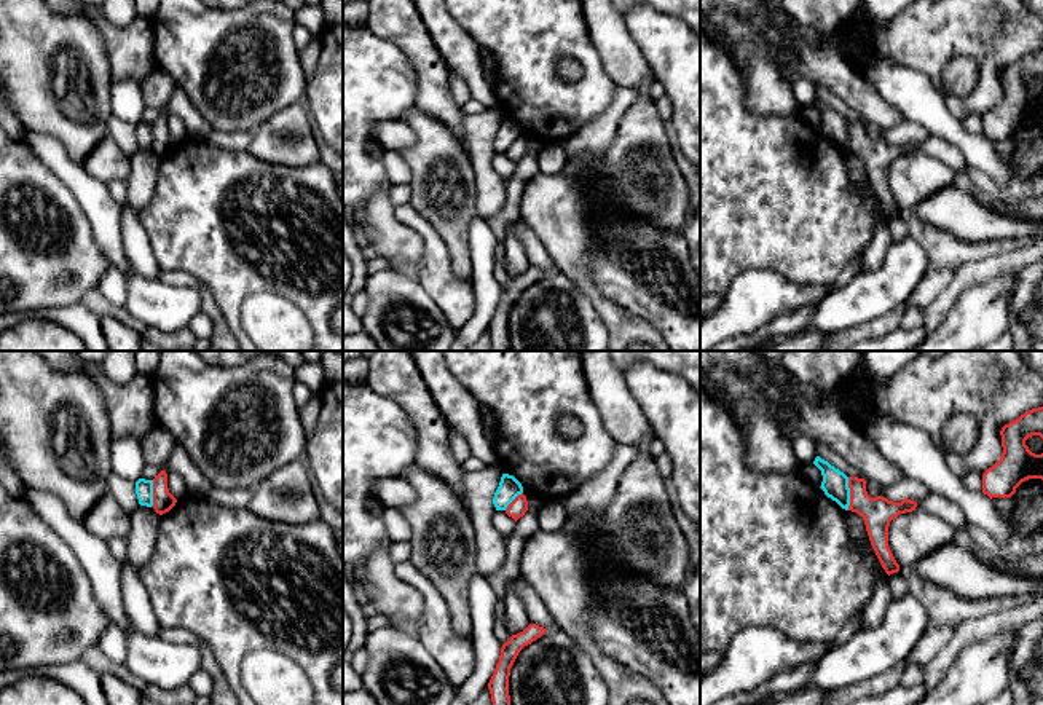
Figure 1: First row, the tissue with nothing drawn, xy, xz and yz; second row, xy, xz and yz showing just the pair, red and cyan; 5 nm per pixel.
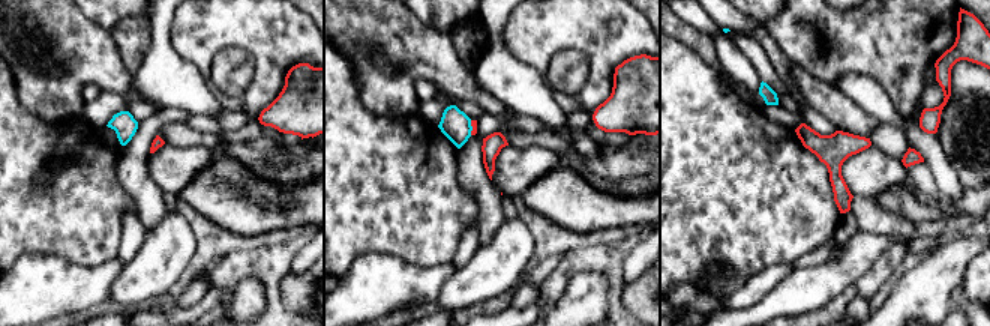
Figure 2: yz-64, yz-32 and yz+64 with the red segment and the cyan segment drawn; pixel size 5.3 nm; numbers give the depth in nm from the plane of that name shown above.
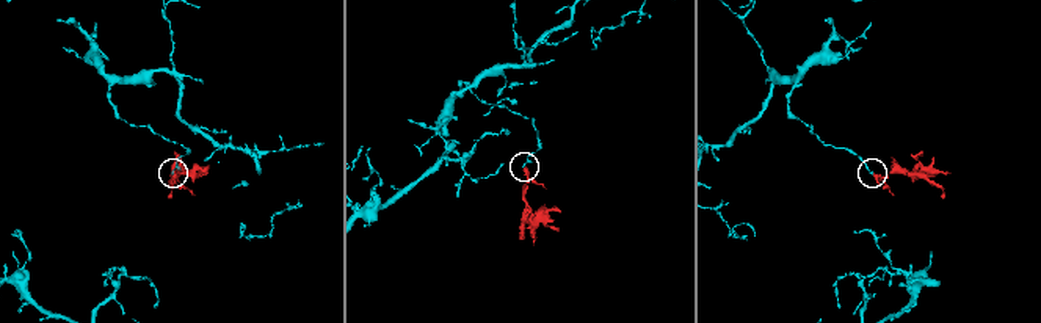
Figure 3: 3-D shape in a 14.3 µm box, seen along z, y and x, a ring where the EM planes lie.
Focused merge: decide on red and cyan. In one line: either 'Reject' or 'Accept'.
Reject

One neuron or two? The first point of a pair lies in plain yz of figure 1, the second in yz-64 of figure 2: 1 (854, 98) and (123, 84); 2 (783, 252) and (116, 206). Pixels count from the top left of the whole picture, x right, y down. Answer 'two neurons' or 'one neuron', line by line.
1: one neuron
2: one neuron

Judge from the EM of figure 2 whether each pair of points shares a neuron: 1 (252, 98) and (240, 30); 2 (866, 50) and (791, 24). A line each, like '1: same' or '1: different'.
1: same
2: same

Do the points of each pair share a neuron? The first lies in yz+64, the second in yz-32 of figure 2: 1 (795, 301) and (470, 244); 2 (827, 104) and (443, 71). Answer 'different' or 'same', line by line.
1: different
2: same

